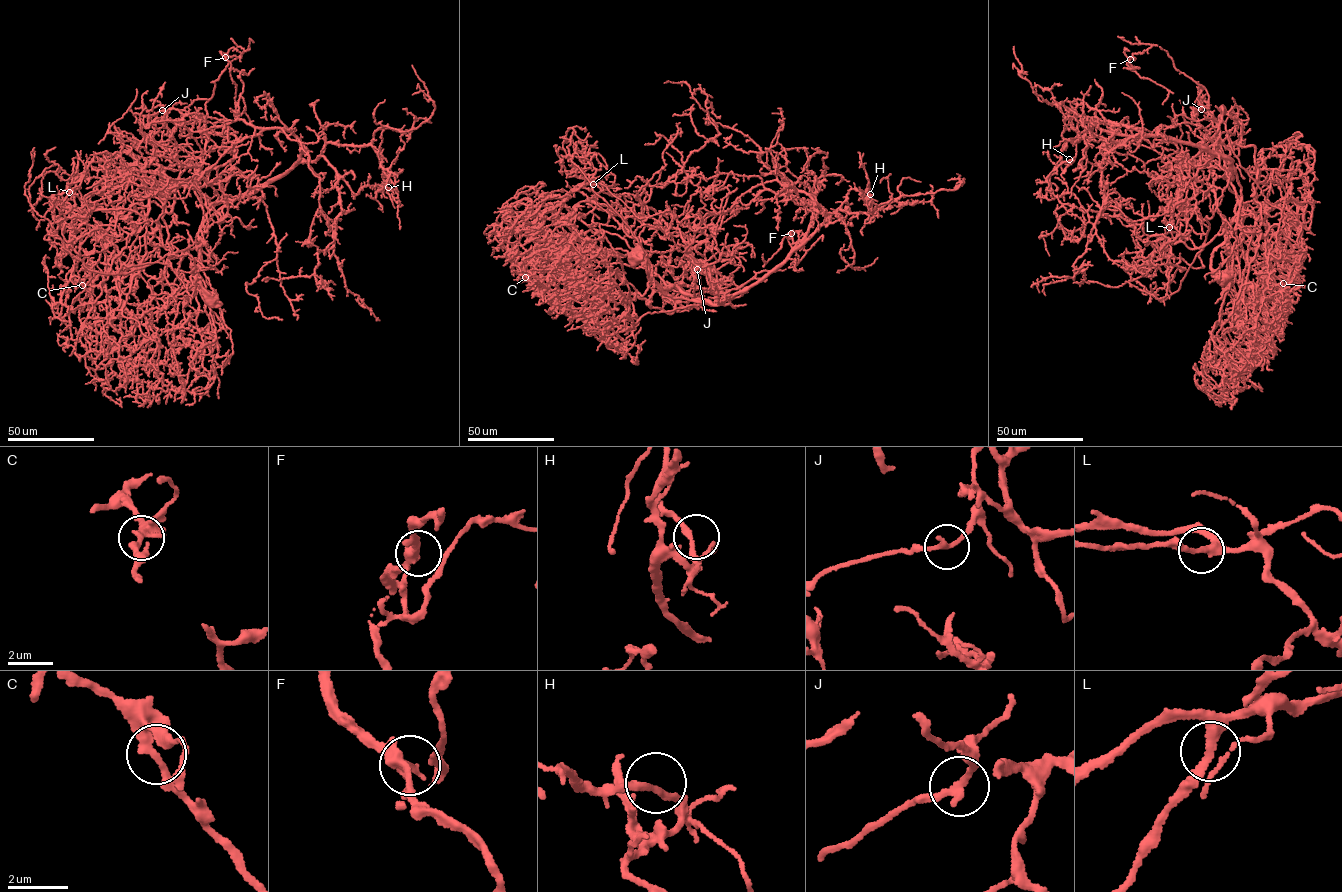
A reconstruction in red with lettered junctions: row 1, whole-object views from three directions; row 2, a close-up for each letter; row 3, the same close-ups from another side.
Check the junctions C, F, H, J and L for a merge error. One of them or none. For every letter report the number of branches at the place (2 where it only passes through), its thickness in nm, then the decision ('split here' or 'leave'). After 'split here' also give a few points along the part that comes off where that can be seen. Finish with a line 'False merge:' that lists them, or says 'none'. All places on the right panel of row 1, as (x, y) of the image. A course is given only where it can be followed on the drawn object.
C: 2 | 260 nm | leave
F: 2 | 360 nm | leave
H: 2 | 240 nm | leave
J: 2 | 240 nm | leave
L: 2 | 280 nm | leave
False merge: none

